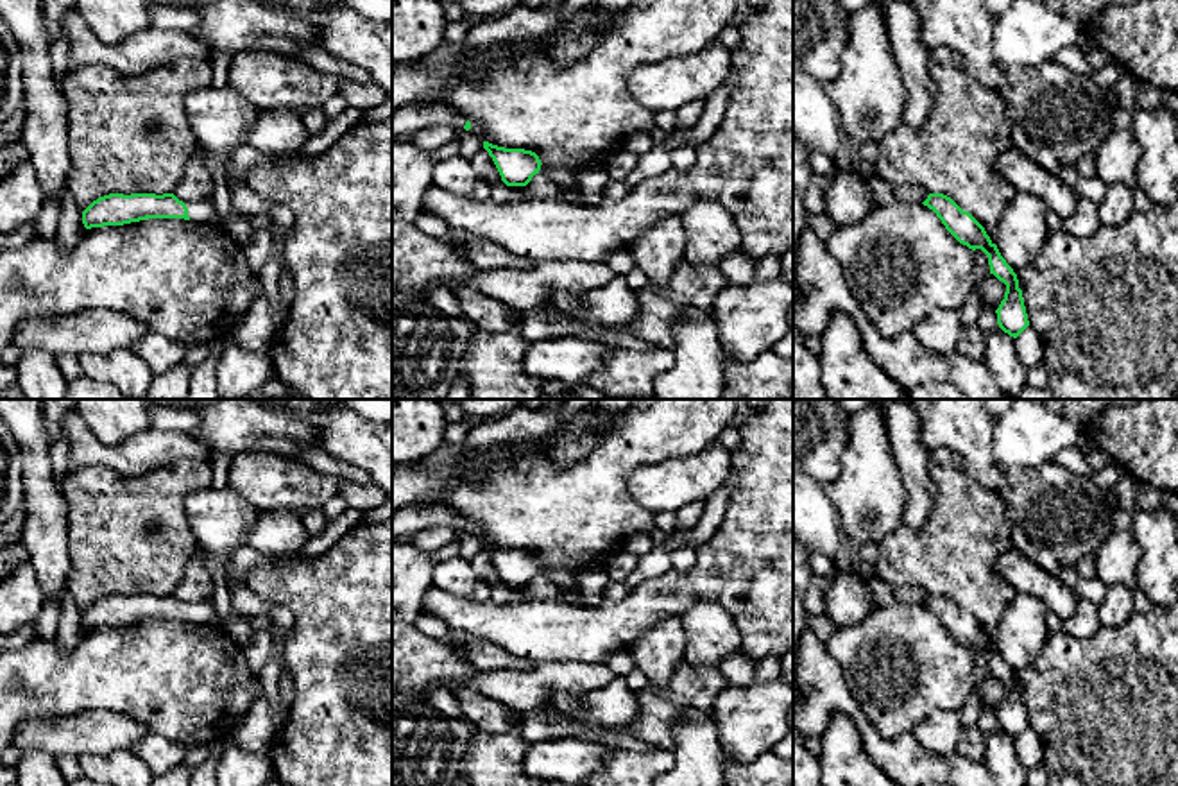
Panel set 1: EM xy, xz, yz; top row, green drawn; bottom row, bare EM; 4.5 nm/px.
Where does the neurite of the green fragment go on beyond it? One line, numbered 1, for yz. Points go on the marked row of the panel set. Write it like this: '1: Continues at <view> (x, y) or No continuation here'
1: No continuation here

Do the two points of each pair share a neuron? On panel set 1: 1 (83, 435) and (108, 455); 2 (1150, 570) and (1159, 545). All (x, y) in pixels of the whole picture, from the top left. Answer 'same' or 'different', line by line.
1: same
2: same

